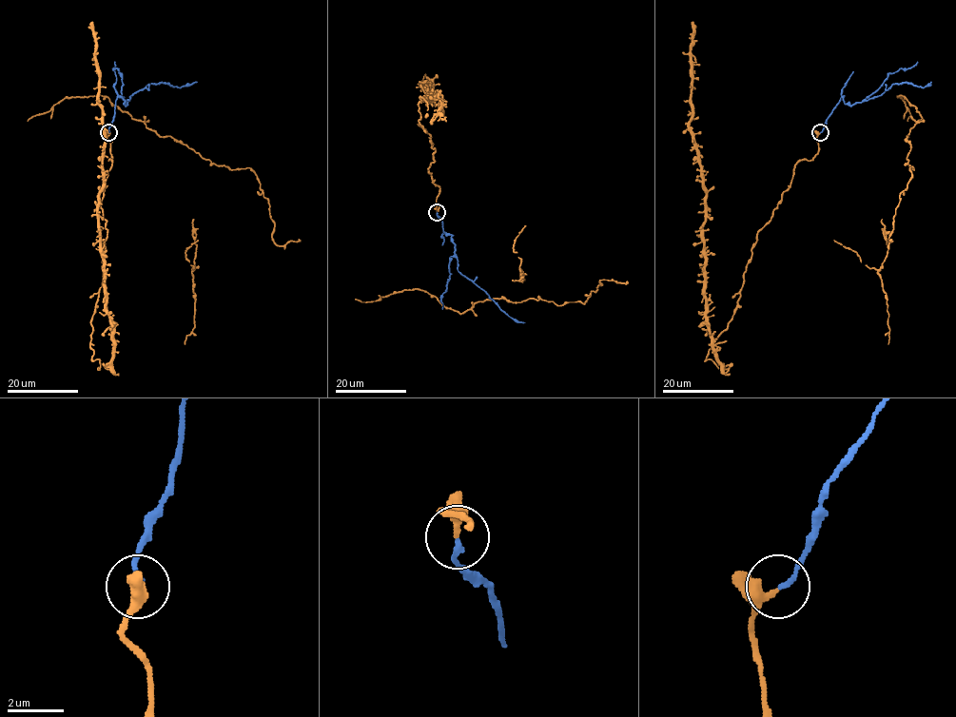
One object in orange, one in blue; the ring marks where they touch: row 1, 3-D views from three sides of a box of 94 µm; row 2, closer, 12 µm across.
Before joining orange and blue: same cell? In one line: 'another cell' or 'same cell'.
same cell

